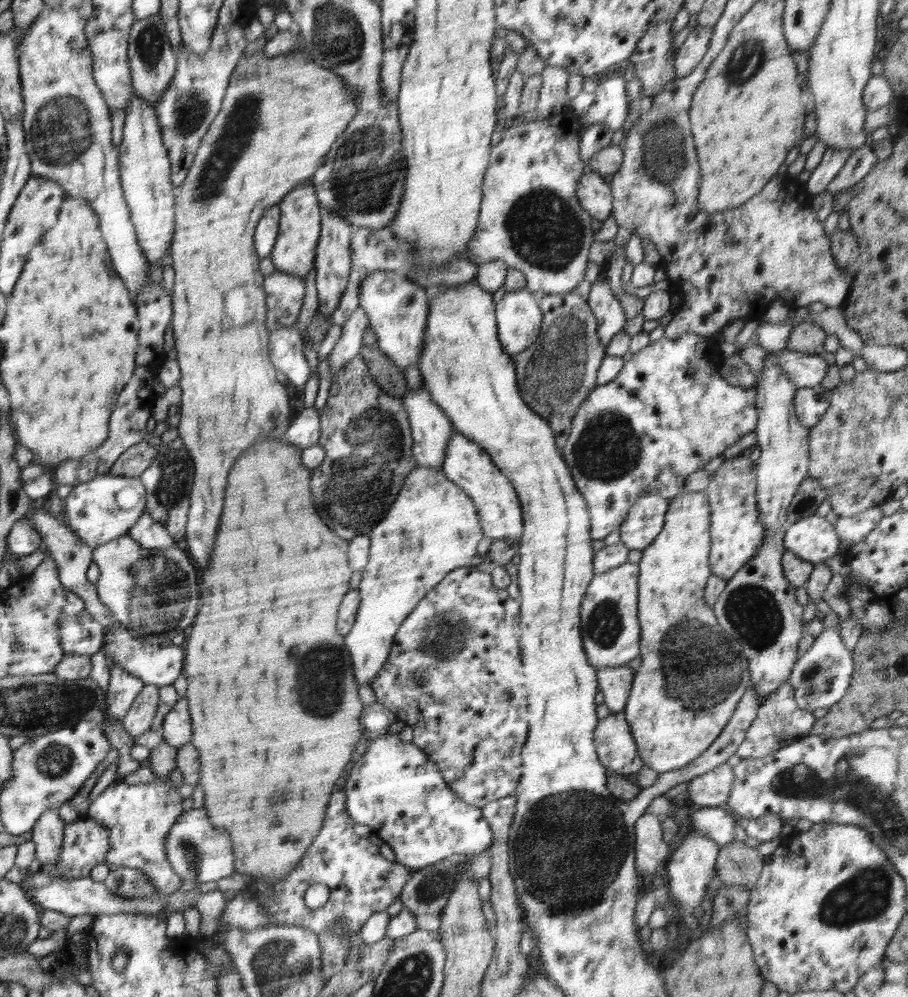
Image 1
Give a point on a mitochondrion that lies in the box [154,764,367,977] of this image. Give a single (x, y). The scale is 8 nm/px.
(189, 850)

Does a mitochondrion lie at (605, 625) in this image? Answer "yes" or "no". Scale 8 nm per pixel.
yes

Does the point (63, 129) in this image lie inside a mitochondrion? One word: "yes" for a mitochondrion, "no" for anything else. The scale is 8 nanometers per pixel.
yes

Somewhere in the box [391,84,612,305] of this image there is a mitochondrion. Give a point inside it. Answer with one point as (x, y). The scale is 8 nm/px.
(545, 229)

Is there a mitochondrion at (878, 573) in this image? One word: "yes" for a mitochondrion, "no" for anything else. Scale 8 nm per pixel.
no

